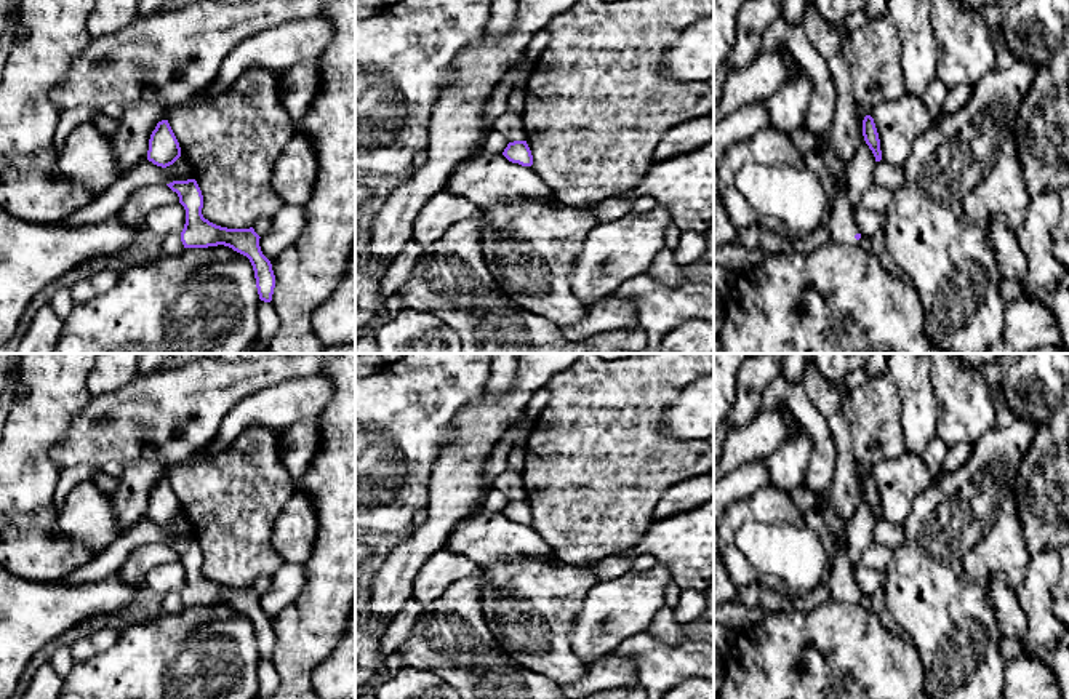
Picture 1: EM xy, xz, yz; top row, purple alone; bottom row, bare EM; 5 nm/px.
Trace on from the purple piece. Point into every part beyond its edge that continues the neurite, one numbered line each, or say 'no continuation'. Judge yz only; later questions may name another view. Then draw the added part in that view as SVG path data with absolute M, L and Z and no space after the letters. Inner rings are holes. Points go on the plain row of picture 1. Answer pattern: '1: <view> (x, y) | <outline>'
1: yz (842, 586) | M835 549L831 550L832 568L829 576L829 592L831 598L839 603L858 603L863 597L856 598L855 593L859 592L853 573L855 566L851 565L847 550Z

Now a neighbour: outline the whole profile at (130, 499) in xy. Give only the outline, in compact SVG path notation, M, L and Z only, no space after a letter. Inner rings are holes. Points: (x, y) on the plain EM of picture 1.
M147 461L125 464L117 489L107 493L114 504L115 520L122 528L122 534L147 518L150 493L158 480L168 478L170 467L171 464Z

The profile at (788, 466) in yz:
M808 433L784 443L775 453L755 459L770 477L770 485L792 493L795 488L805 486L805 477L811 456L813 441Z

